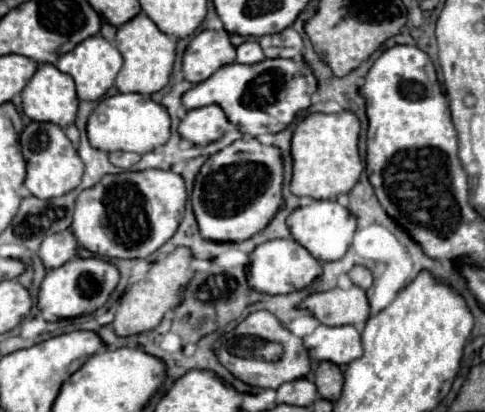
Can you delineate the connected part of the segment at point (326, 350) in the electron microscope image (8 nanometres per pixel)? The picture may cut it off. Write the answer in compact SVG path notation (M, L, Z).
M319 325L311 335L303 337L303 345L311 359L331 361L335 365L347 365L363 355L361 337L355 327L325 327Z

